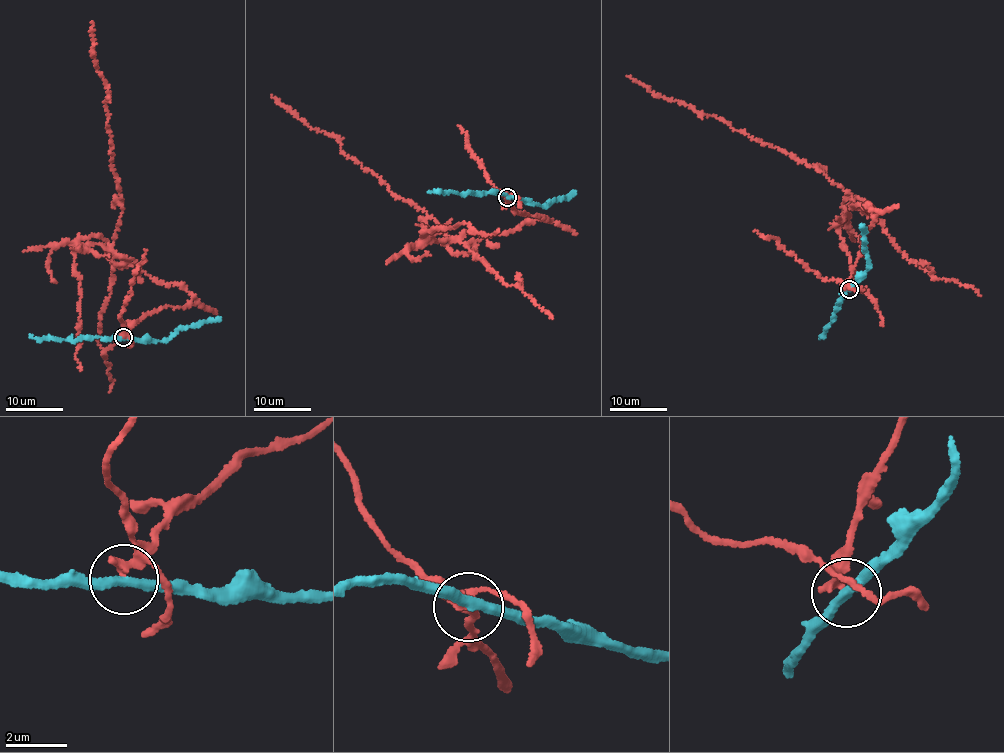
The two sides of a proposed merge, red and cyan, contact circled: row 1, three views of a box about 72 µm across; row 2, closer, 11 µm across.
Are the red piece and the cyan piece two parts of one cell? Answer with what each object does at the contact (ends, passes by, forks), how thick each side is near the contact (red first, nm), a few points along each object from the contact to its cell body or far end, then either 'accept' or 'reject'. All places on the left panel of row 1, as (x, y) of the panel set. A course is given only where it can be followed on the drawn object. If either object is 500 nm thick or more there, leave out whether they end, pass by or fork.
red forks; cyan passes by; calibres 180 and 280 nm; course red (123, 338), (147, 314), (196, 302), (111, 251), (123, 206), (91, 21); course cyan (123, 338), (144, 342), (165, 341), (181, 329), (220, 318); reject

